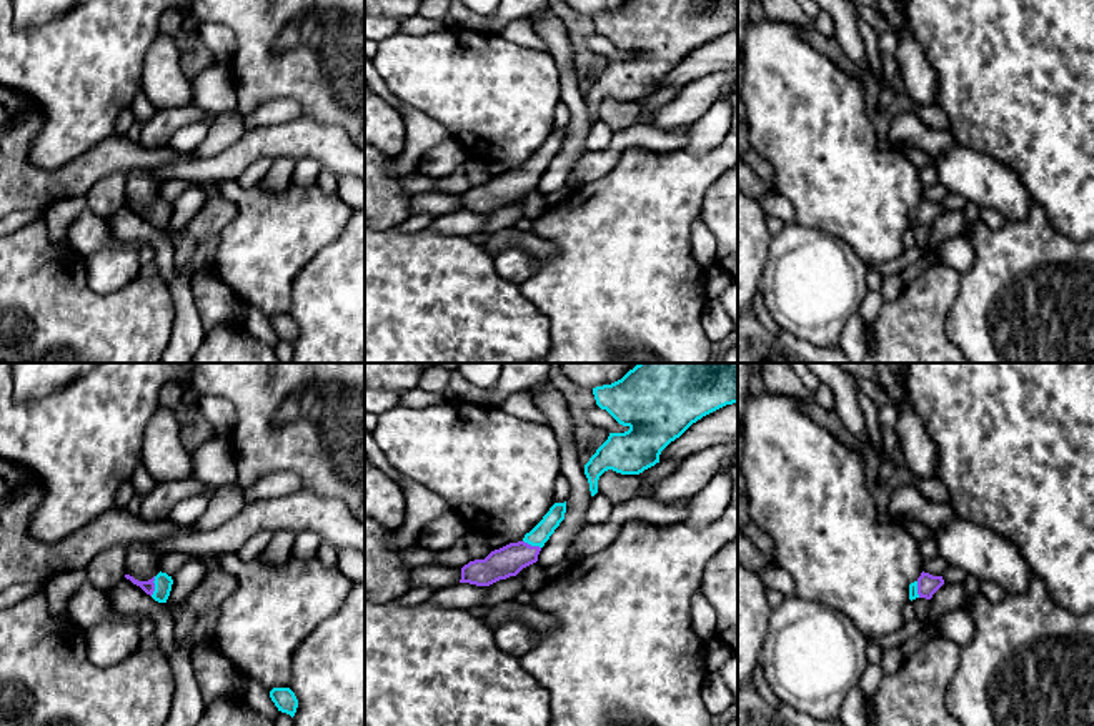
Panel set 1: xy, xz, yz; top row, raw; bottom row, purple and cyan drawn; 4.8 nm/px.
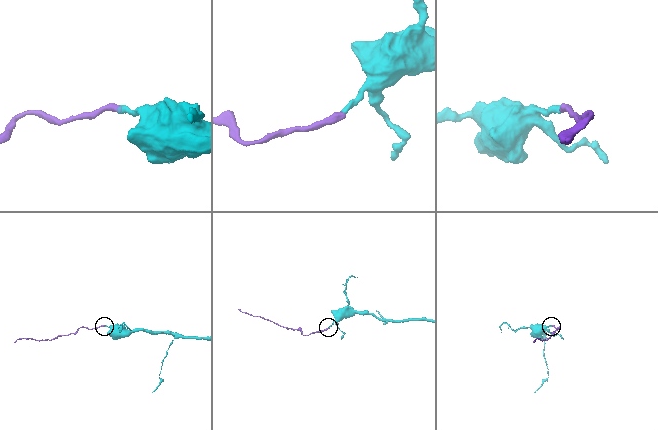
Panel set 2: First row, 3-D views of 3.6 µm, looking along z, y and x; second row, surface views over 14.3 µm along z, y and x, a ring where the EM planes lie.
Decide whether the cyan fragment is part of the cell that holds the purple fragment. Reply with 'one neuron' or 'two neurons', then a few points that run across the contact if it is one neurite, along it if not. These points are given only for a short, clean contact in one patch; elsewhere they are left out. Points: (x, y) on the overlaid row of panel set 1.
one neuron | xy (149, 586), (154, 586), (162, 581)

